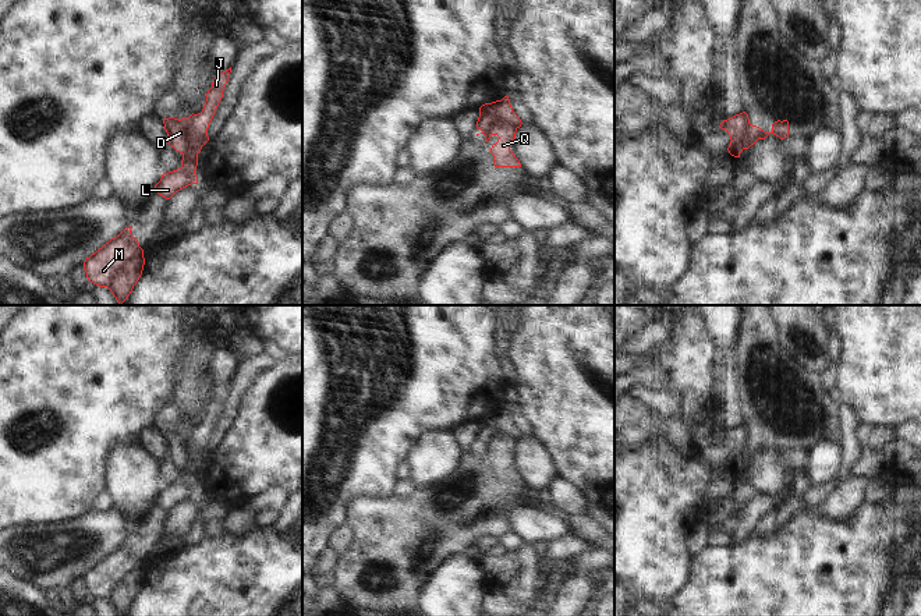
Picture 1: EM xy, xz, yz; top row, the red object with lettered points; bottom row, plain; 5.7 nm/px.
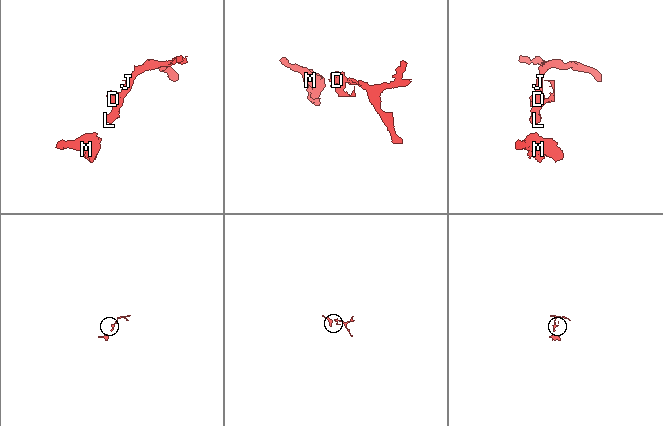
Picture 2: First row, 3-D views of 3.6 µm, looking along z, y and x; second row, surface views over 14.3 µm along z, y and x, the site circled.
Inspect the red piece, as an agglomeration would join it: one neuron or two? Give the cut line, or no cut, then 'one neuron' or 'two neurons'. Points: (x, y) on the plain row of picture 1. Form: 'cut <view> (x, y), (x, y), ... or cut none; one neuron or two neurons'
cut xy (195, 427), (194, 453), (183, 466); two neurons

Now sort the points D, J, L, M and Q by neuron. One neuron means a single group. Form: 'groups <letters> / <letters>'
groups D Q / J L M

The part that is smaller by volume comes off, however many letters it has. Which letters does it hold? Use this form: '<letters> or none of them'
D, Q.

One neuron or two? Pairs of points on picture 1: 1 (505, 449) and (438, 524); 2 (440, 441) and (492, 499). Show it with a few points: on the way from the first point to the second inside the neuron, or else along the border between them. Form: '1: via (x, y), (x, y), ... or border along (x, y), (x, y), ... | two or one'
1: via (489, 468), (486, 480), (457, 509) | one
2: border along (457, 464), (443, 478), (431, 484) | two

